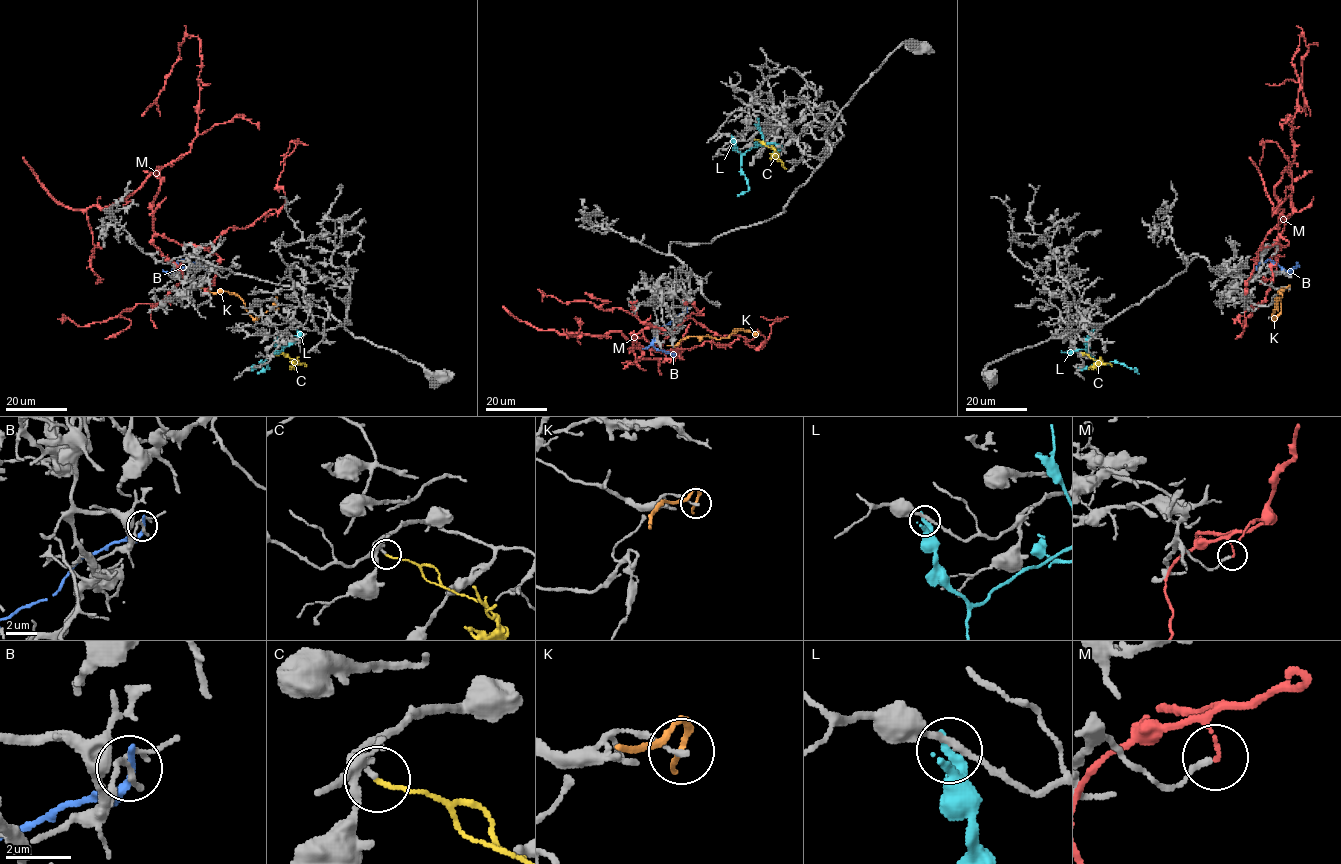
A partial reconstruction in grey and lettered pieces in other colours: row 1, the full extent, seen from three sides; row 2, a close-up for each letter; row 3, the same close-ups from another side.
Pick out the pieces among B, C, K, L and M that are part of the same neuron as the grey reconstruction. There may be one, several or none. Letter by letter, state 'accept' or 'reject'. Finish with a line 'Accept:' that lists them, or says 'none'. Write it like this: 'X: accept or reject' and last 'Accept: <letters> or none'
B: reject
C: accept
K: reject
L: reject
M: reject
Accept: C

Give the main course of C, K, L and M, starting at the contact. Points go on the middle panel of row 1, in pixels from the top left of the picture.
C: (754, 138), (773, 149), (777, 153), (776, 159), (786, 169)
K: (672, 346), (689, 337), (728, 338), (739, 330), (757, 335)
L: (732, 137), (734, 147), (741, 153), (760, 144), (775, 143), (780, 147), (772, 152)
M: (635, 314), (664, 330), (632, 334), (632, 349), (676, 347), (680, 356), (658, 365), (656, 358), (622, 363)

